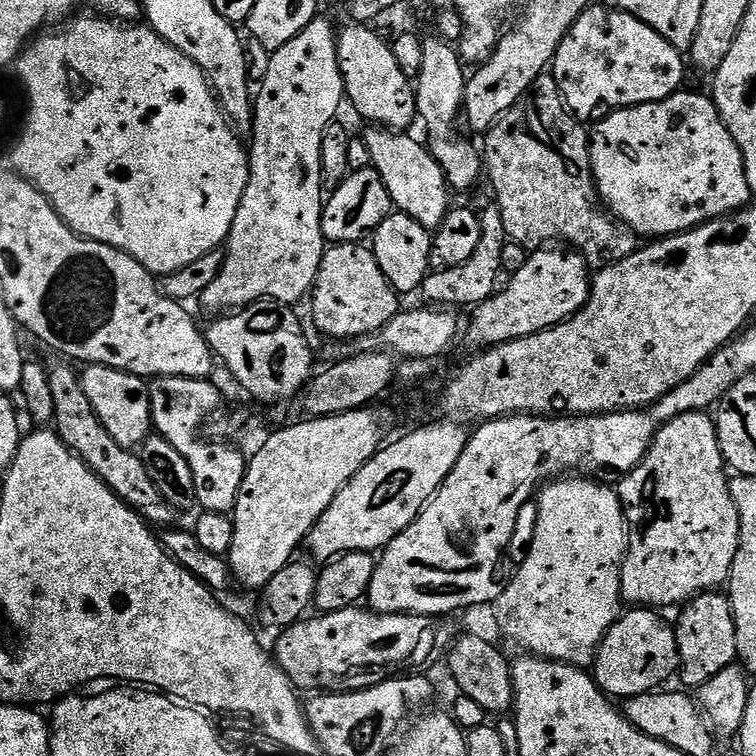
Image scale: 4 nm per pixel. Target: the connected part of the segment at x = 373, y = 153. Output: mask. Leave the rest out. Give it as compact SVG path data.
M368 126L364 132L364 148L368 151L371 167L382 178L390 194L393 205L405 212L414 222L429 230L434 230L442 222L450 207L450 189L442 166L432 156L431 151L414 137L400 130L389 130L383 126Z

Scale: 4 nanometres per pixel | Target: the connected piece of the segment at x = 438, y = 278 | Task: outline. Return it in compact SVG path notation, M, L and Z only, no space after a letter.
M489 206L485 212L479 213L482 226L482 238L478 238L478 250L470 254L470 262L462 262L462 266L442 268L429 271L424 280L422 296L432 306L452 306L448 304L461 304L462 307L471 309L477 304L492 297L497 291L500 278L502 278L502 250L505 246L504 223L499 208Z

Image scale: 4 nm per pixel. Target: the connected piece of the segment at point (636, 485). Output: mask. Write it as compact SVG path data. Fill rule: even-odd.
M691 412L682 414L670 422L660 425L656 437L652 439L648 452L644 455L644 461L633 472L627 473L624 480L618 484L620 503L624 506L624 518L628 529L628 551L624 553L624 563L620 566L620 595L625 601L629 600L632 606L647 606L652 610L665 610L671 604L683 606L702 592L710 592L719 589L727 581L730 574L730 566L734 562L734 554L738 554L738 510L734 506L734 498L730 498L730 476L726 471L724 455L718 442L716 433L716 421L708 412Z

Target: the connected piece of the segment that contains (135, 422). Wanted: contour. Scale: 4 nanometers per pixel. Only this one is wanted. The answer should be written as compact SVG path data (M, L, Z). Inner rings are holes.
M90 364L83 370L85 372L79 373L82 390L86 390L86 398L90 398L90 406L94 406L94 414L98 414L110 438L114 438L114 442L123 448L139 449L153 431L149 381L132 372L107 368L101 364Z

